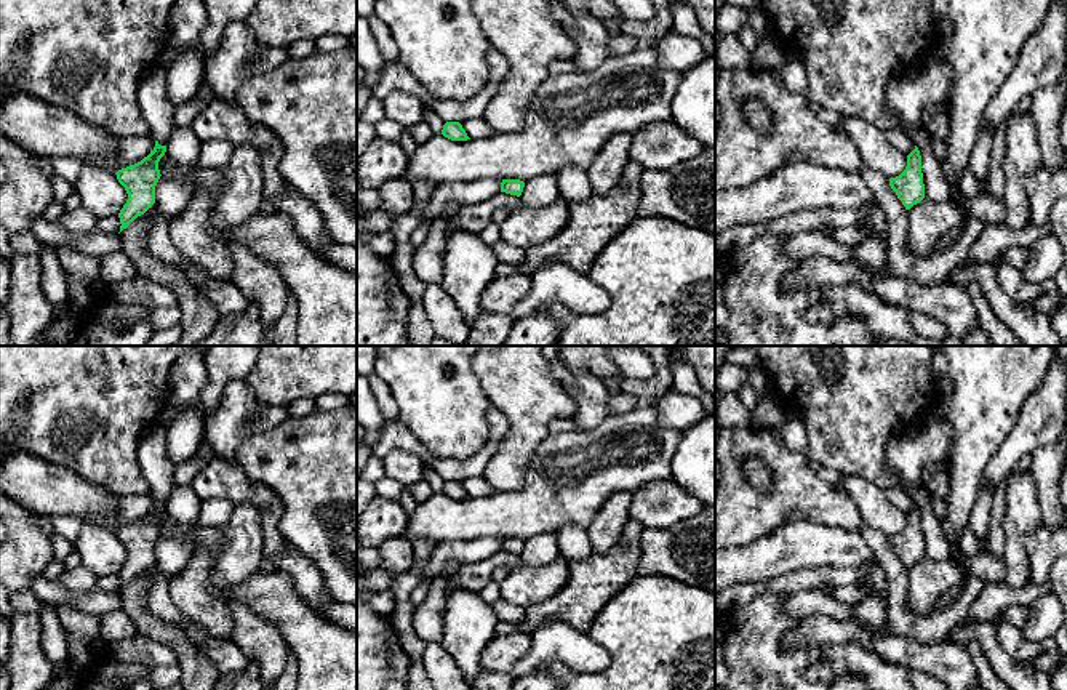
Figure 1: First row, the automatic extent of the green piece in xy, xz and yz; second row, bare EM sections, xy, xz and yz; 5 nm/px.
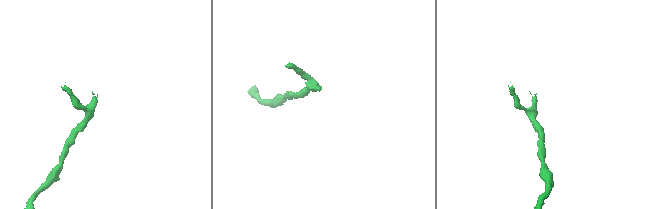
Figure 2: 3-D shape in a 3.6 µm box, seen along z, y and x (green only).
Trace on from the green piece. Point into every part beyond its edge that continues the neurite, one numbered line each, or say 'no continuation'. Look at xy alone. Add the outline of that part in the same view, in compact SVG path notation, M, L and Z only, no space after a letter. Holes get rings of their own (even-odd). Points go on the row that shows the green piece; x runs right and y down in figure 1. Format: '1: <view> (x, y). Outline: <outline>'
1: xy (157, 109). Outline: M157 64L147 70L141 80L138 102L152 136L160 146L166 146L166 139L176 125L174 106L166 94L165 67Z

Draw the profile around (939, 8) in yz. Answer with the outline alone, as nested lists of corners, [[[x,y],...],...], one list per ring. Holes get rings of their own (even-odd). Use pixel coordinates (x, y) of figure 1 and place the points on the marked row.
[[[933,0],[931,19],[933,19],[939,42],[941,43],[947,42],[953,30],[947,0]]]

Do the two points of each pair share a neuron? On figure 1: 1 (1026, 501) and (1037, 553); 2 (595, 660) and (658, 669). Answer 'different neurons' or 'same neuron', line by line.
1: different neurons
2: different neurons

